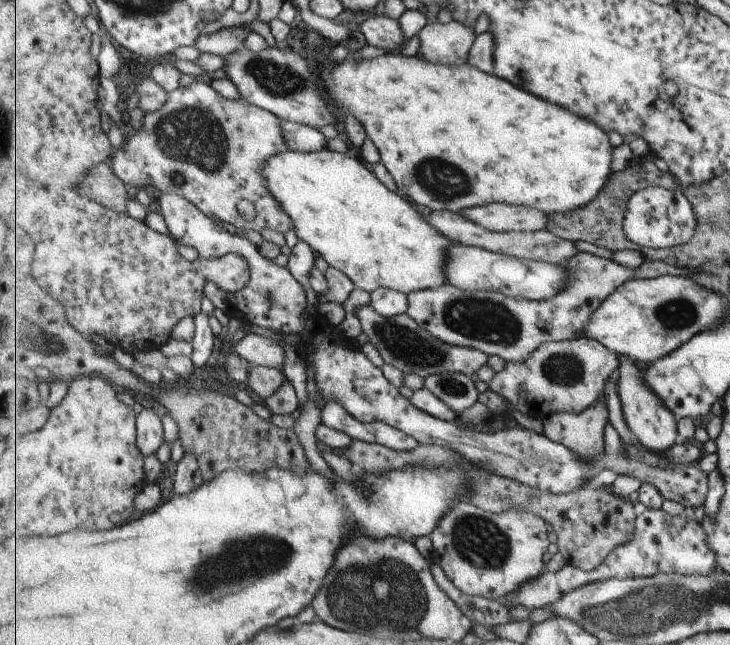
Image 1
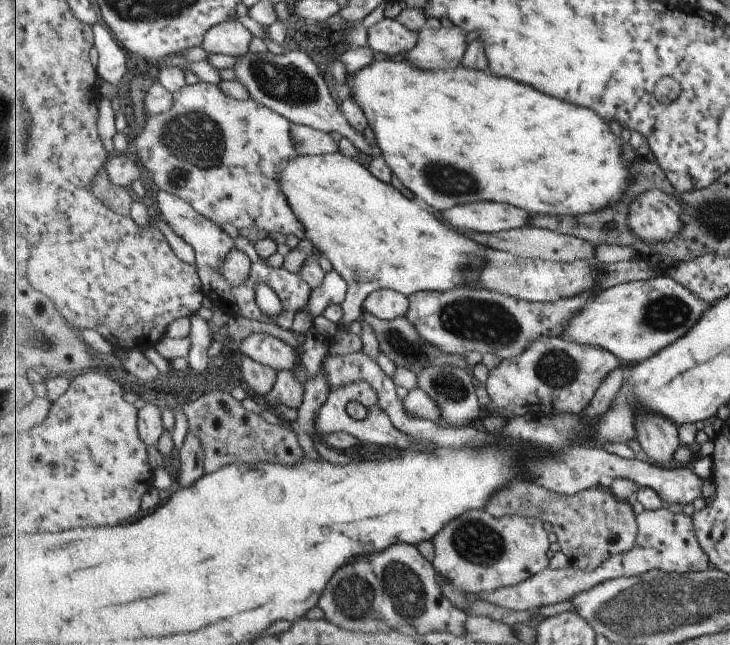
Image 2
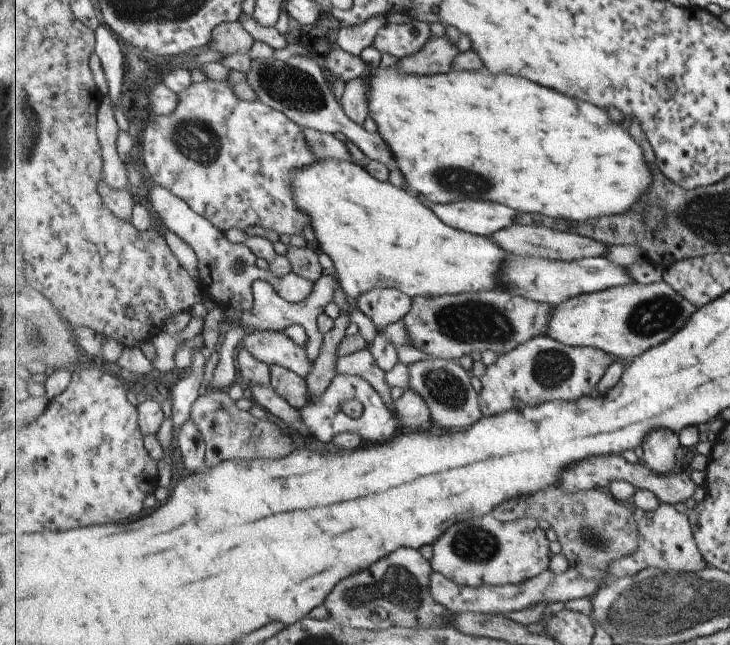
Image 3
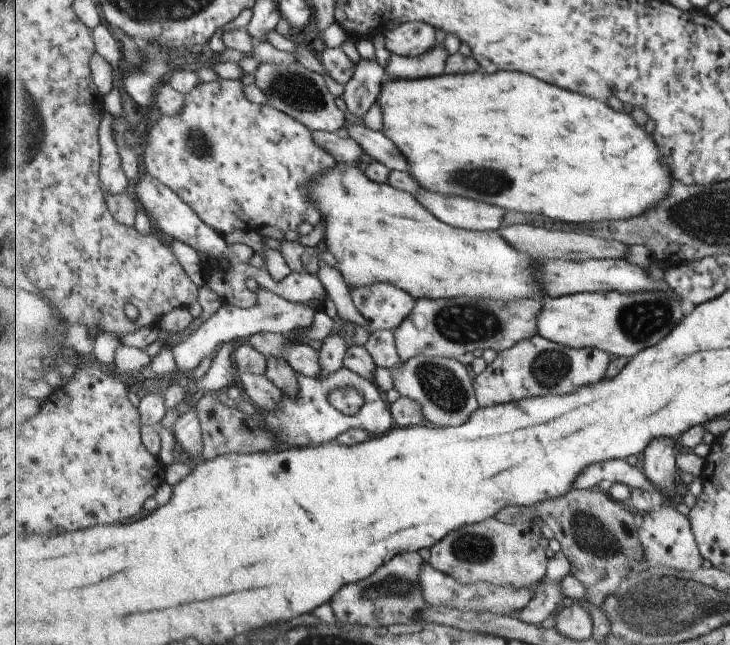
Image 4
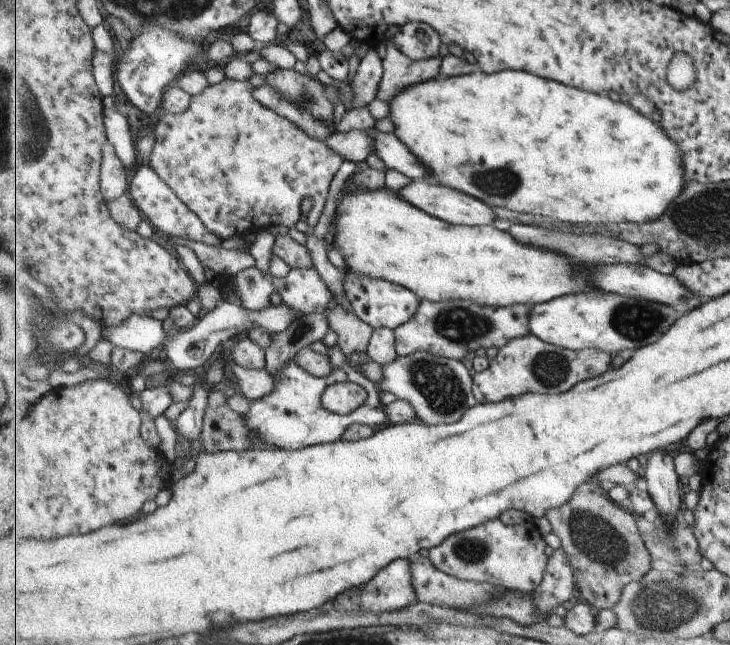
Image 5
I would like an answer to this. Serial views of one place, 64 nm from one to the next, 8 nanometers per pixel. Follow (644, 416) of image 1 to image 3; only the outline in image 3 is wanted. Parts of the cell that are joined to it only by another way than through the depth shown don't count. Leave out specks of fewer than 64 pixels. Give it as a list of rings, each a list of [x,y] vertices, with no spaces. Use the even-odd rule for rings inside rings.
[[[653,430],[649,438],[645,438],[644,461],[655,474],[665,476],[681,469],[677,462],[677,450],[682,446],[679,436],[671,430]]]

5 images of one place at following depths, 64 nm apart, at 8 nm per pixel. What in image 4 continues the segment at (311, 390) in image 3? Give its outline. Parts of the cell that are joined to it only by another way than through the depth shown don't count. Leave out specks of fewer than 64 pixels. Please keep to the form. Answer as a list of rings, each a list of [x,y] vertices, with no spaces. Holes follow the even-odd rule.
[[[337,319],[336,324],[337,328],[321,342],[322,345],[318,350],[323,369],[321,369],[321,372],[316,377],[321,381],[344,367],[344,356],[346,355],[348,347],[345,344],[345,338],[338,332],[343,321]]]

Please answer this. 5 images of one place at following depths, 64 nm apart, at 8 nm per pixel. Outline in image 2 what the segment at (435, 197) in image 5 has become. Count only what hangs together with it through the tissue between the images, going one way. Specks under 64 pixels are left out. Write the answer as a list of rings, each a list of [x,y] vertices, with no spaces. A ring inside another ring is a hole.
[[[471,202],[440,213],[453,228],[473,230],[479,234],[494,234],[528,226],[533,216],[523,208],[497,202]]]

